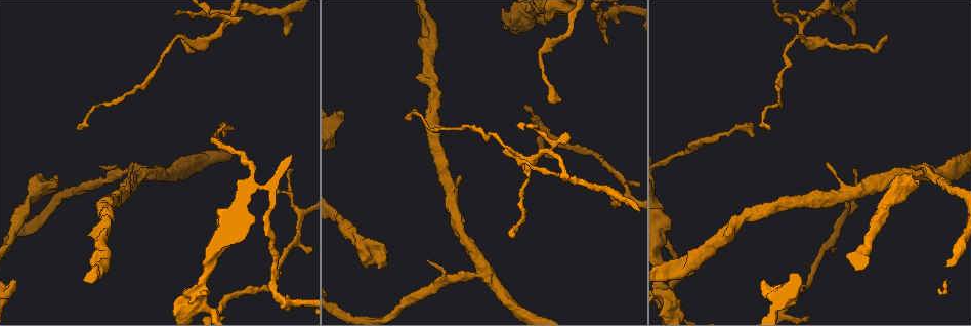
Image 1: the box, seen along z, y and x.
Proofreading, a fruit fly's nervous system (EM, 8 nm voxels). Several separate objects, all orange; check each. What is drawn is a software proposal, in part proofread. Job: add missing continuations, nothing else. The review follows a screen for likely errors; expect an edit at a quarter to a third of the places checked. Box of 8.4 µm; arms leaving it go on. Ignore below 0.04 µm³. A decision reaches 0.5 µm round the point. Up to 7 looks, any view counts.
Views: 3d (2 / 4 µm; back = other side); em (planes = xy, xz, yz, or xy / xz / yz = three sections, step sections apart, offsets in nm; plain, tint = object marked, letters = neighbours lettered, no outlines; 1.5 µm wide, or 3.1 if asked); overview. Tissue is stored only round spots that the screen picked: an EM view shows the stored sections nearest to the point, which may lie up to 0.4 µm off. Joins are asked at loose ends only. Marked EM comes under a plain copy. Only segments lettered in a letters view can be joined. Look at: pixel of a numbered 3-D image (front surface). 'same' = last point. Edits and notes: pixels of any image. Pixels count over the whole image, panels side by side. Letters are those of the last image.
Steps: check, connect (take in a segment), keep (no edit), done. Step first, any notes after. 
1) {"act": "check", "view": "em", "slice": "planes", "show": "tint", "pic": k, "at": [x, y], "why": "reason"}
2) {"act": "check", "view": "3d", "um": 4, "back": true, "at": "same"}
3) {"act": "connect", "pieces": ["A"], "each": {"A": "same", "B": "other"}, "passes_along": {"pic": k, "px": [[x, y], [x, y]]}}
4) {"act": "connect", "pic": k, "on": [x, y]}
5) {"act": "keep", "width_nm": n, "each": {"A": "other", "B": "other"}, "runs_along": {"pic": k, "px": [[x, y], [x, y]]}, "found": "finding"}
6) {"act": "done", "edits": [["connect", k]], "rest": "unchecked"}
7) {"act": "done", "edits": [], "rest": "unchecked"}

{"act": "check", "view": "em", "slice": "planes", "show": "letters", "pic": 1, "at": [693, 271], "why": "thin end"}

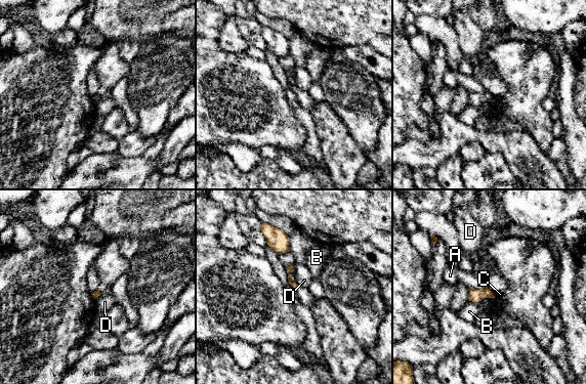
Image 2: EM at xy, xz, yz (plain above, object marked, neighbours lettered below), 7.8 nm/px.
{"act": "keep", "longest_contact_nm": ["D", 140], "each": {"A": "other", "B": "other", "C": "other", "D": "other"}, "found": "no lettered segment goes on from it"}

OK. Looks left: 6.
{"act": "check", "view": "3d", "um": 2, "pic": 1, "at": [918, 182]}

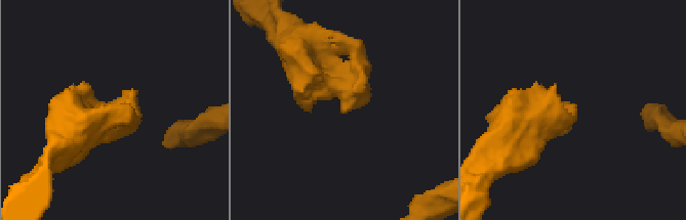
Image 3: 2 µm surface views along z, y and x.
{"act": "check", "view": "em", "slice": "xy", "step": 8, "show": "tint", "pic": 3, "at": [345, 111], "why": "need the tissue"}

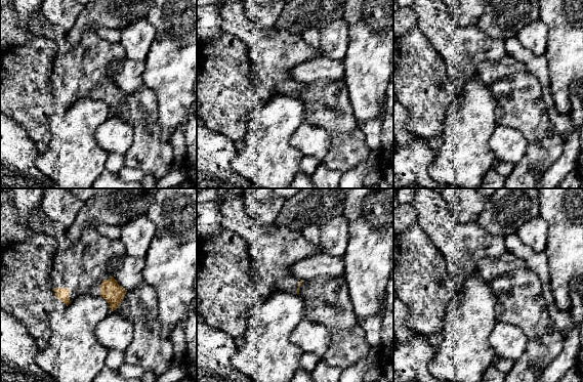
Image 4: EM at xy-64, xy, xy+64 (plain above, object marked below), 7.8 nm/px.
{"act": "check", "view": "em", "slice": "xy", "step": 8, "show": "letters", "at": "same"}

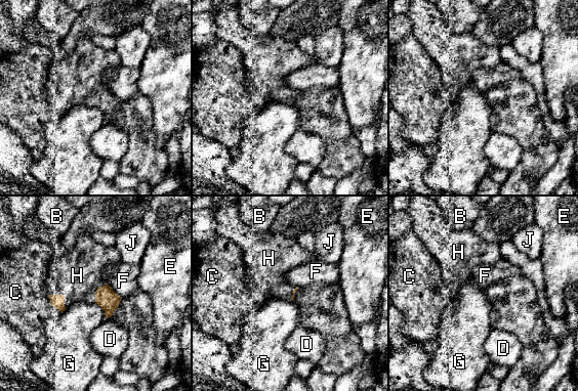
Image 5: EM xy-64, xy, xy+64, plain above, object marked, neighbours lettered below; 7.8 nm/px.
{"act": "connect", "pieces": ["H"], "each": {"B": "other", "C": "other", "D": "other", "E": "other", "F": "other", "G": "other", "H": "same", "J": "other"}, "found": "the neuron continues"}

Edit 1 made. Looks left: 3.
{"act": "check", "view": "overview"}

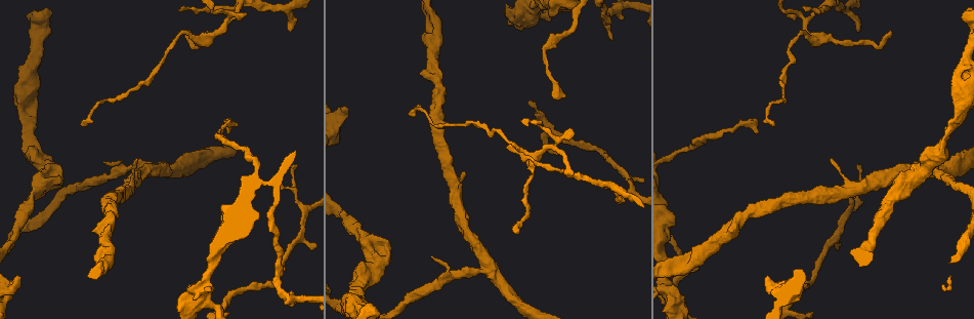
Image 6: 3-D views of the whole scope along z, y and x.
{"act": "check", "view": "em", "slice": "planes", "show": "letters", "pic": 6, "at": [80, 124], "why": "tapers out"}

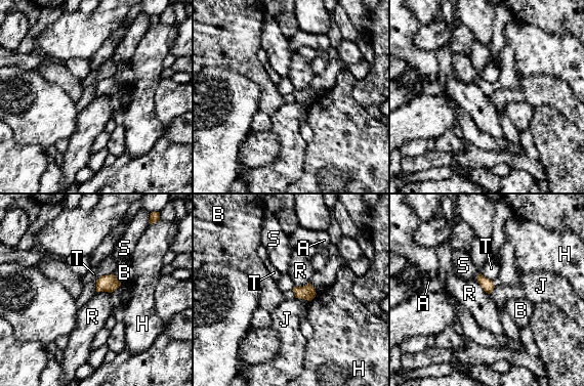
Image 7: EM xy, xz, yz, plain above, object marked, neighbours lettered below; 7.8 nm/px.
{"act": "keep", "longest_contact_nm": ["T", 150], "each": {"A": "other", "B": "other", "H": "other", "J": "other", "R": "other", "S": "other", "T": "other"}, "border": {"pic": 7, "px": [[309, 281], [305, 285], [295, 287]]}, "found": "none of them fits"}

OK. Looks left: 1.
{"act": "done", "edits": [["connect", 5]], "rest": "unchecked"}

